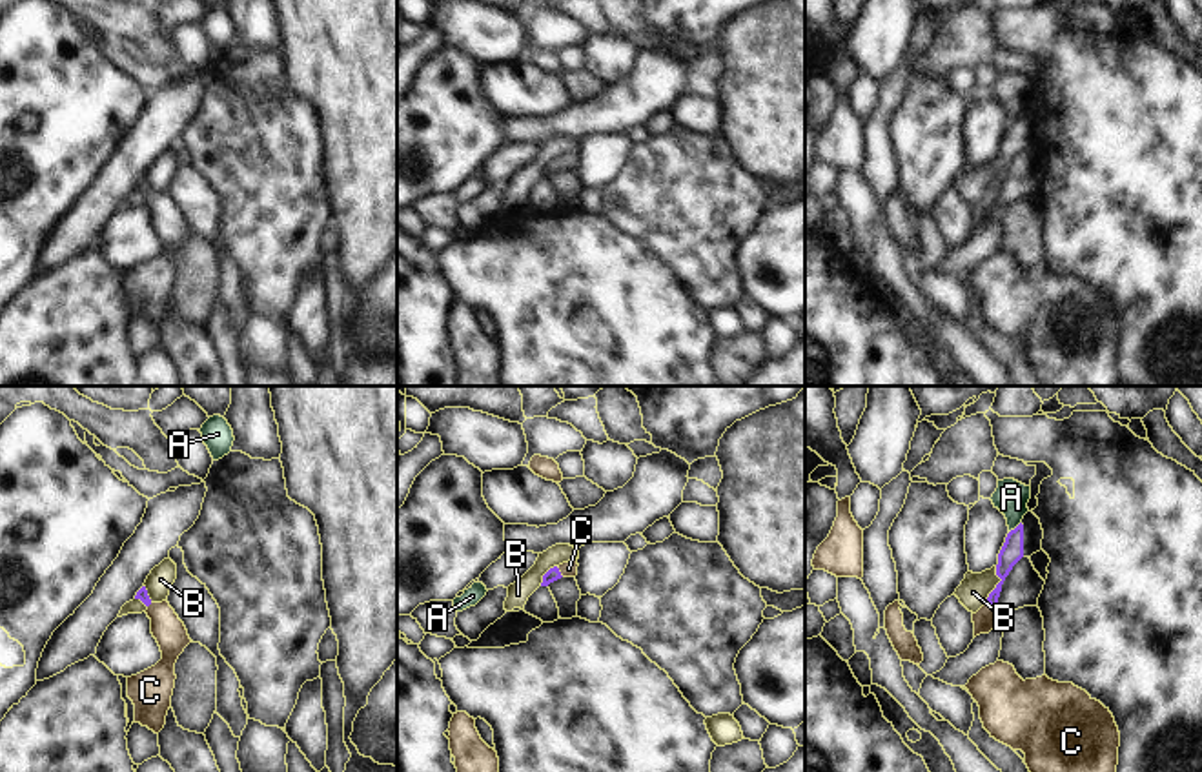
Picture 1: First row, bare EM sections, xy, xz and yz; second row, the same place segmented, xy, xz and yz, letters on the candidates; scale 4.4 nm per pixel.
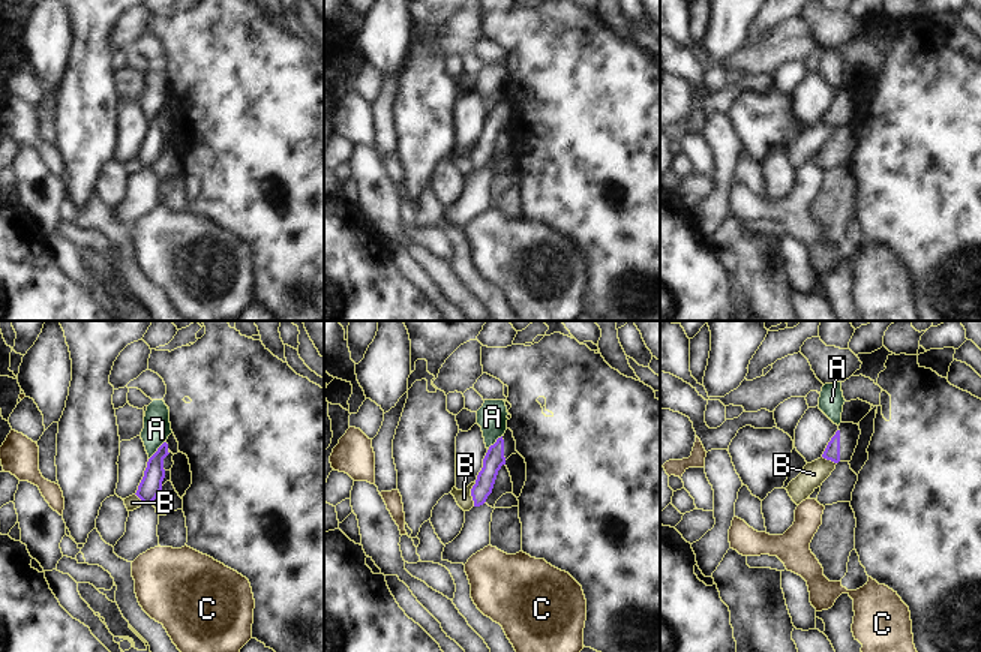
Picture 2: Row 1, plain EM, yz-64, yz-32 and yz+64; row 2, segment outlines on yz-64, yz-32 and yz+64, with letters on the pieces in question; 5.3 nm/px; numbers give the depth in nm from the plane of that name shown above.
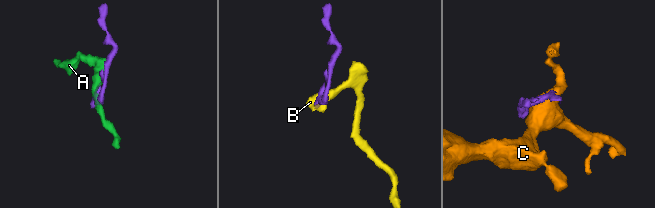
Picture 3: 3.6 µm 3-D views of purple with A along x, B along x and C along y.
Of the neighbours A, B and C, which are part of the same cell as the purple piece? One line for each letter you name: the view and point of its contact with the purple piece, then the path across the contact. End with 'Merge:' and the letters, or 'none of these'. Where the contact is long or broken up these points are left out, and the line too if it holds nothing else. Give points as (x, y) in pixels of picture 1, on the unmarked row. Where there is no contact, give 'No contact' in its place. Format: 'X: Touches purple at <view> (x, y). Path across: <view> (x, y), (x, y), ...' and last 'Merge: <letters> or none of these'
C: Touches purple at xz (560, 164). Path across: xz (552, 166), (560, 164), (569, 161)
Merge: C.

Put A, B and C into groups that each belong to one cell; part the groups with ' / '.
A / B / C

